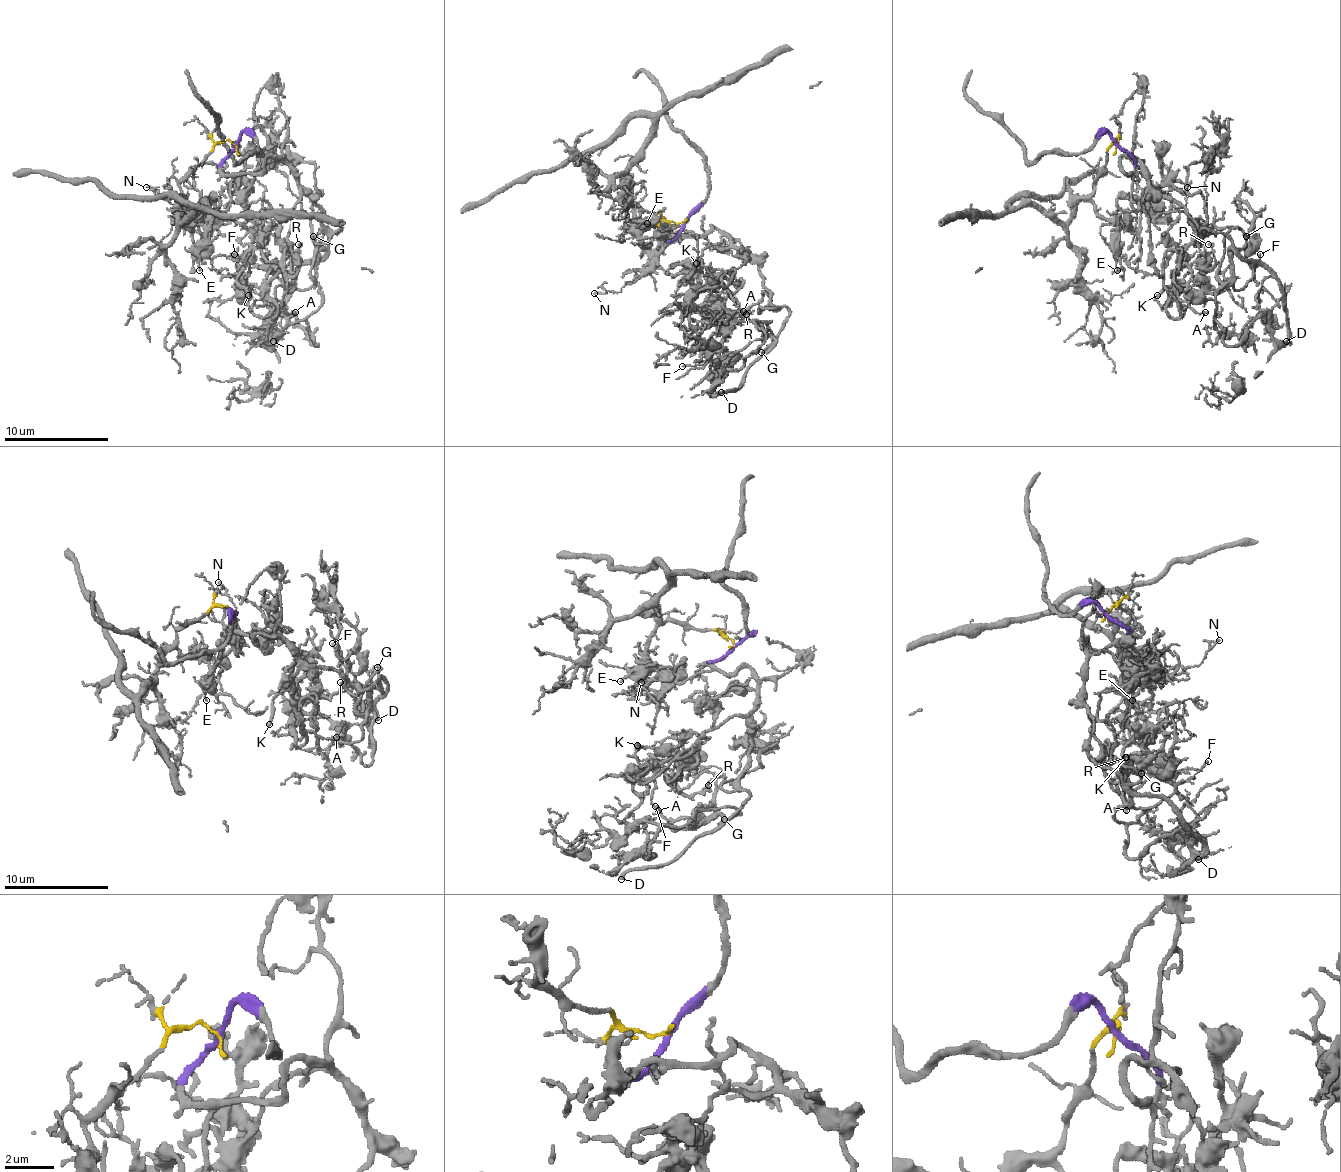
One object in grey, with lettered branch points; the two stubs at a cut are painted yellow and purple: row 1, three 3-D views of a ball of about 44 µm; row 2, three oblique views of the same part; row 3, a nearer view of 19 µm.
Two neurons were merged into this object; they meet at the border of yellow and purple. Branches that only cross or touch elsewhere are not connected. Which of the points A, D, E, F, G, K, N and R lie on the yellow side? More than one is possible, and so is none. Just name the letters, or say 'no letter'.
no letter

